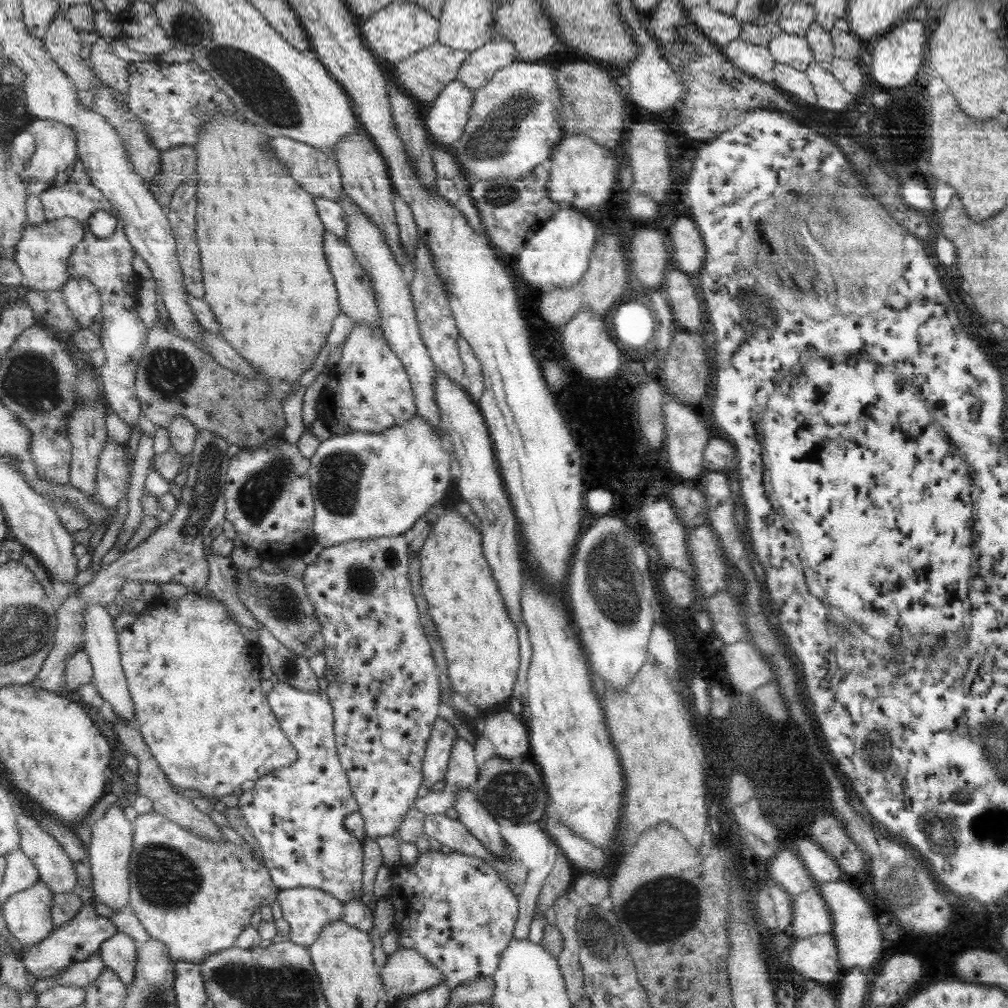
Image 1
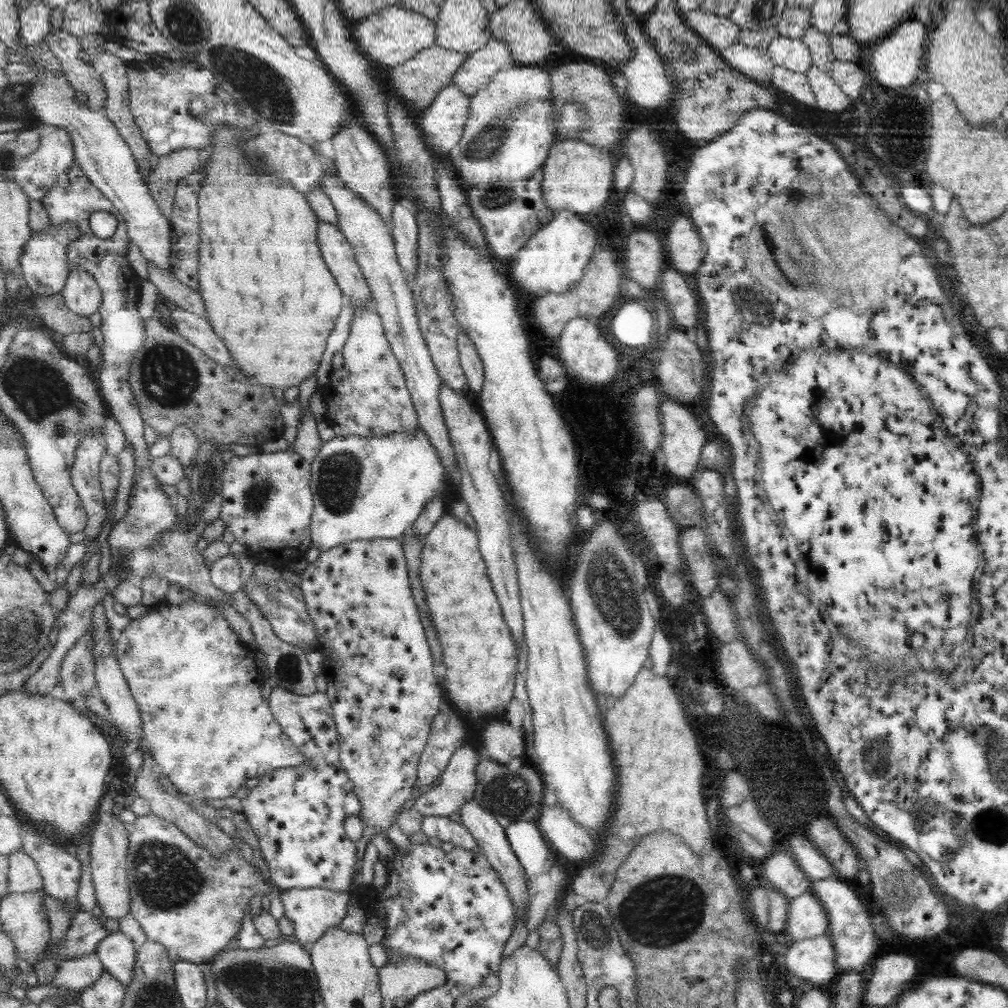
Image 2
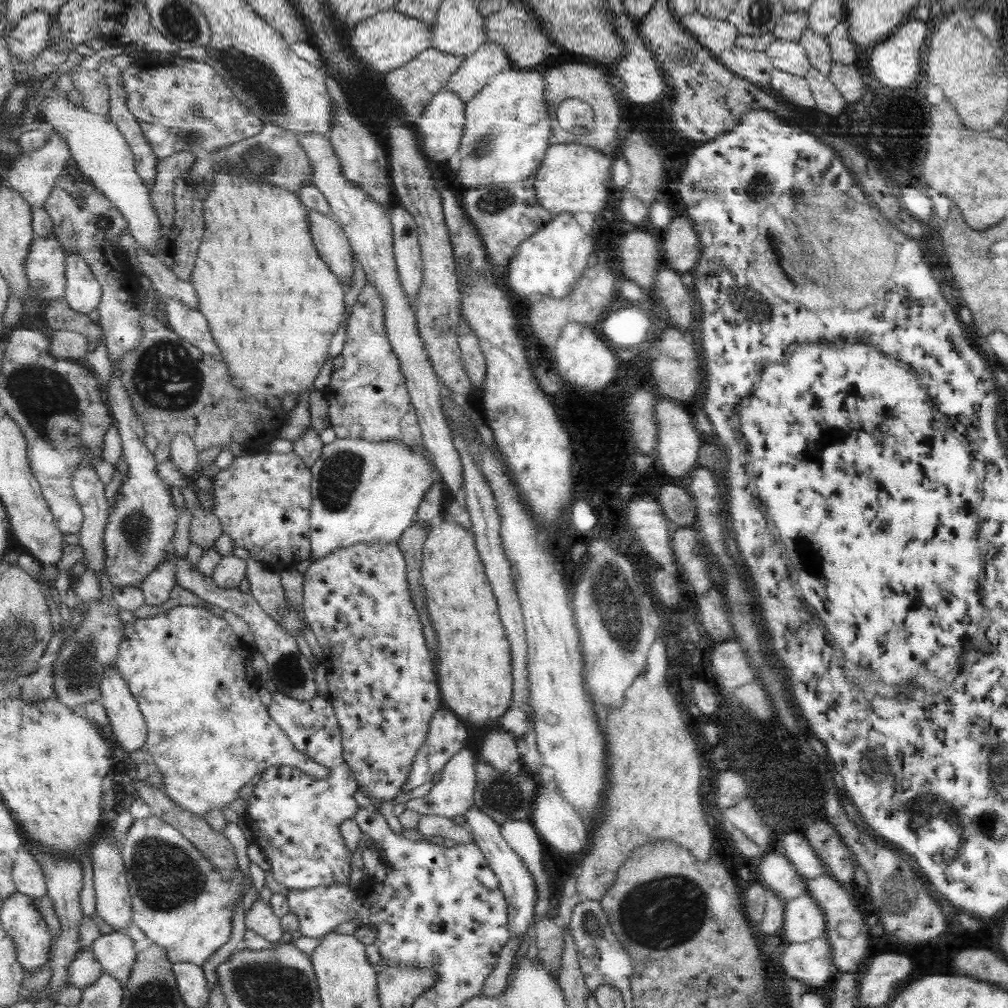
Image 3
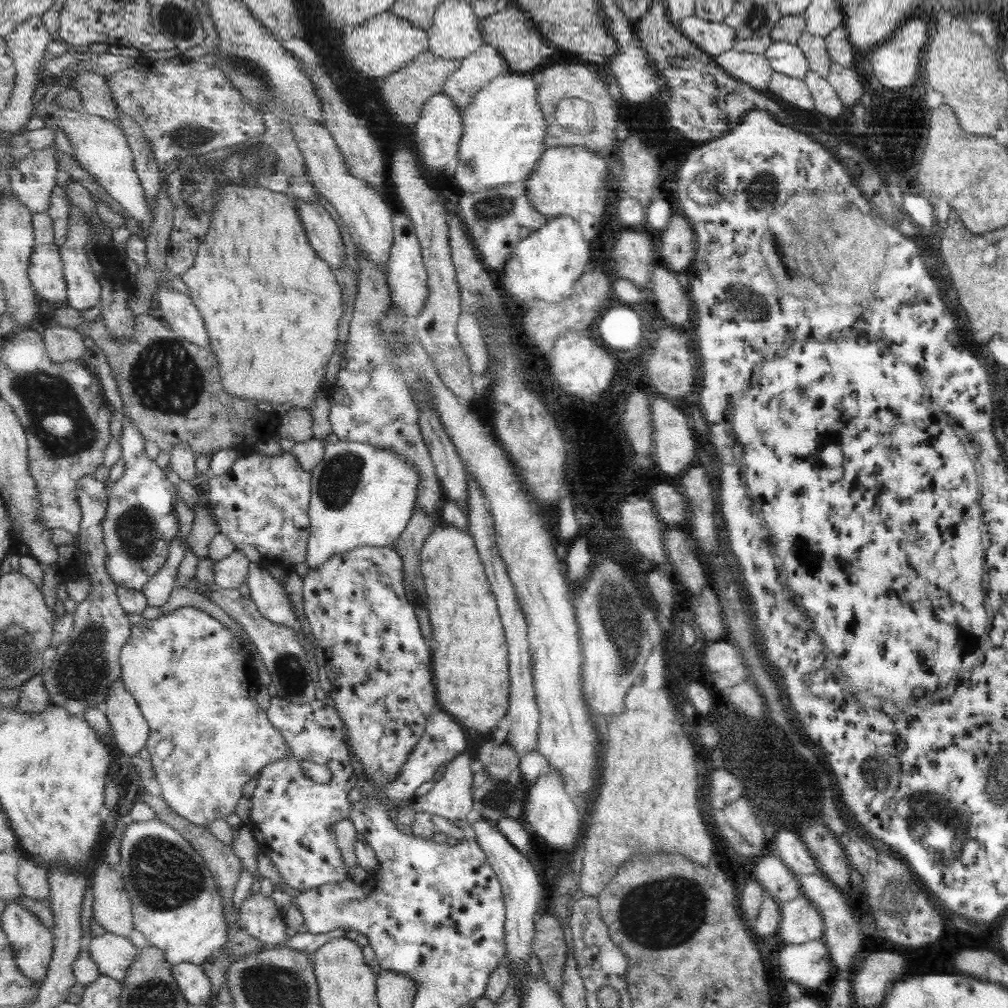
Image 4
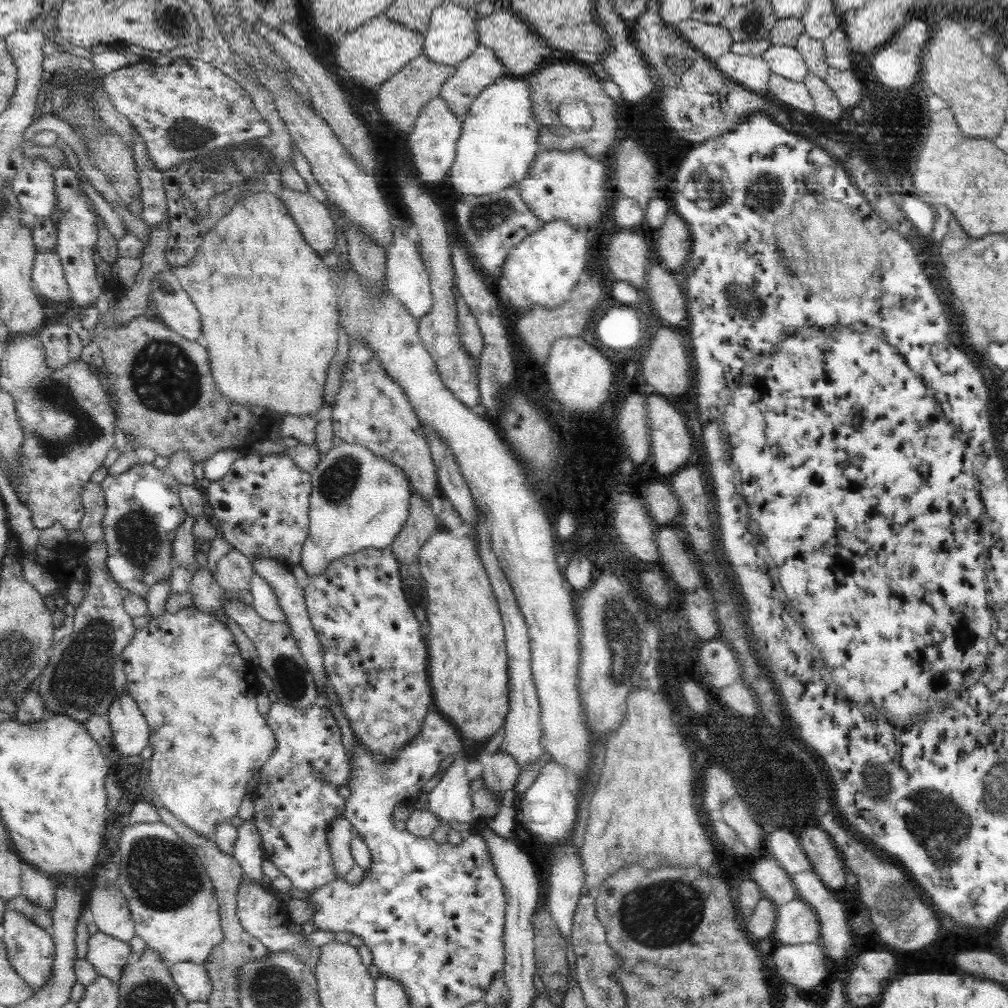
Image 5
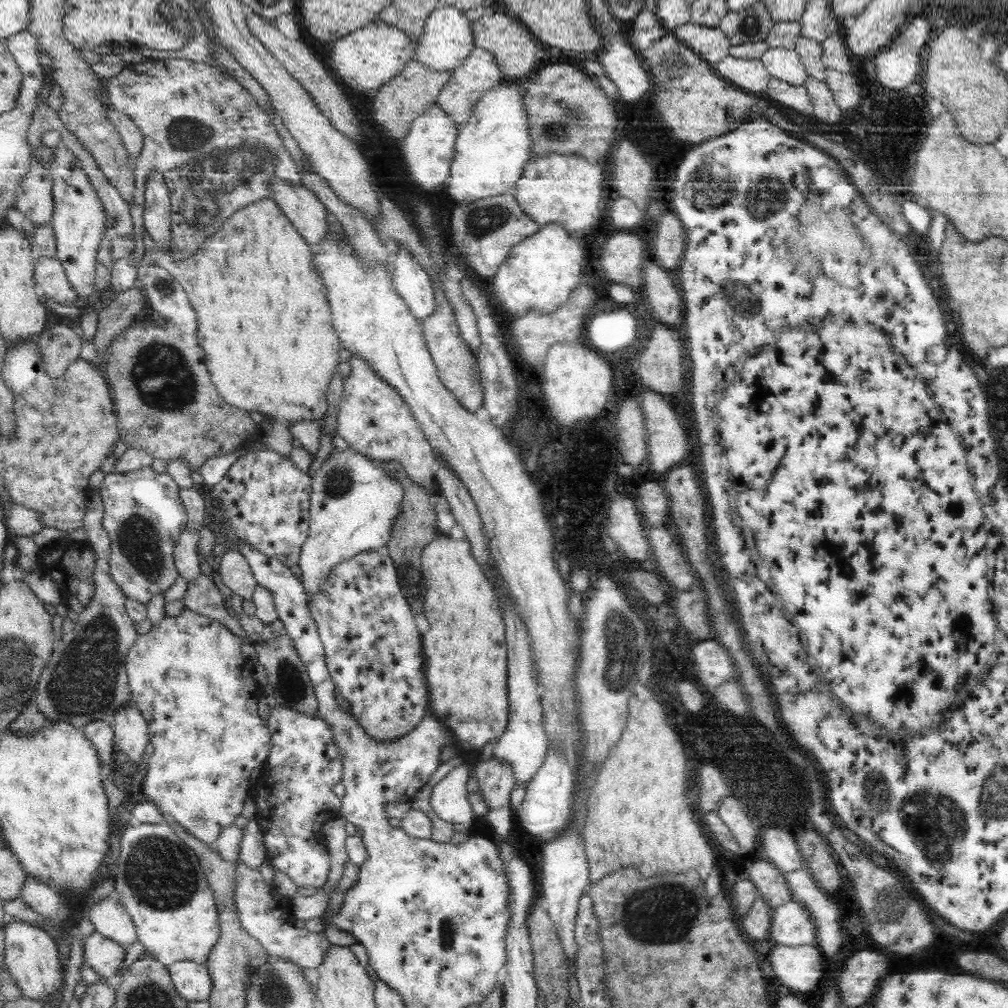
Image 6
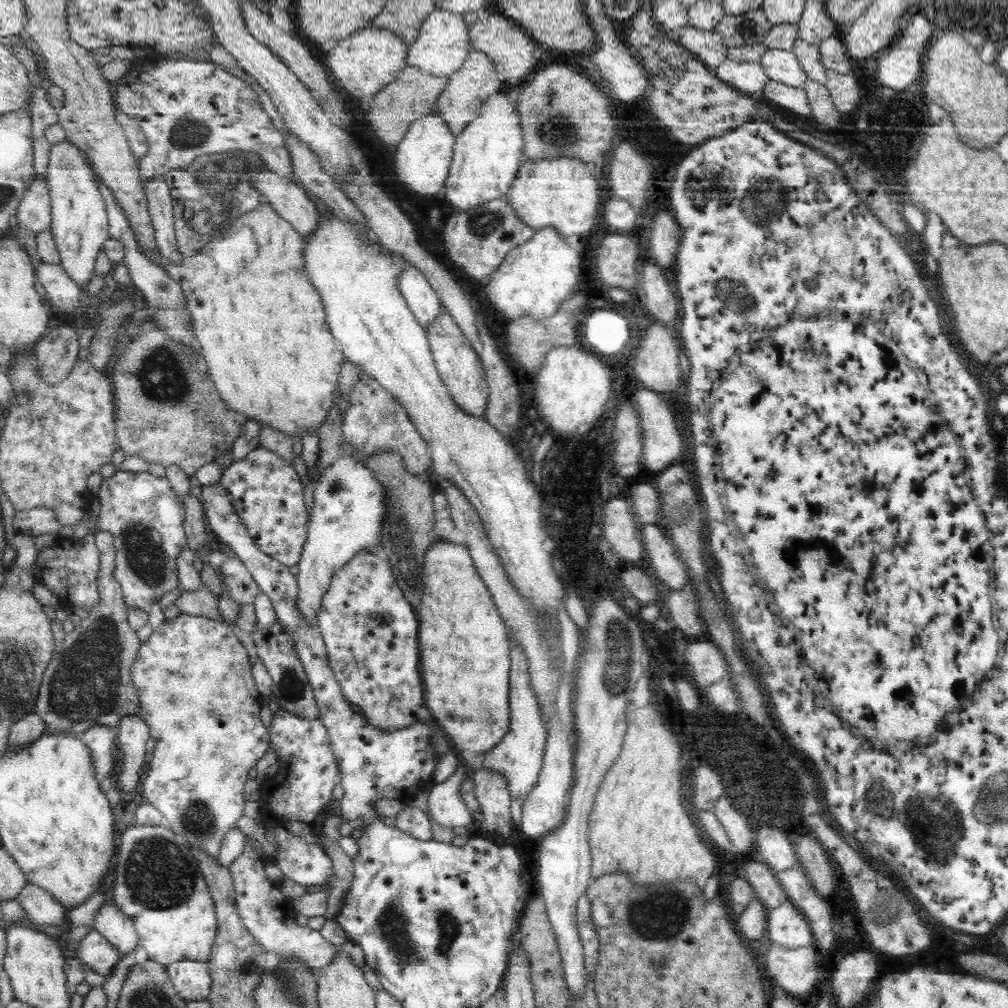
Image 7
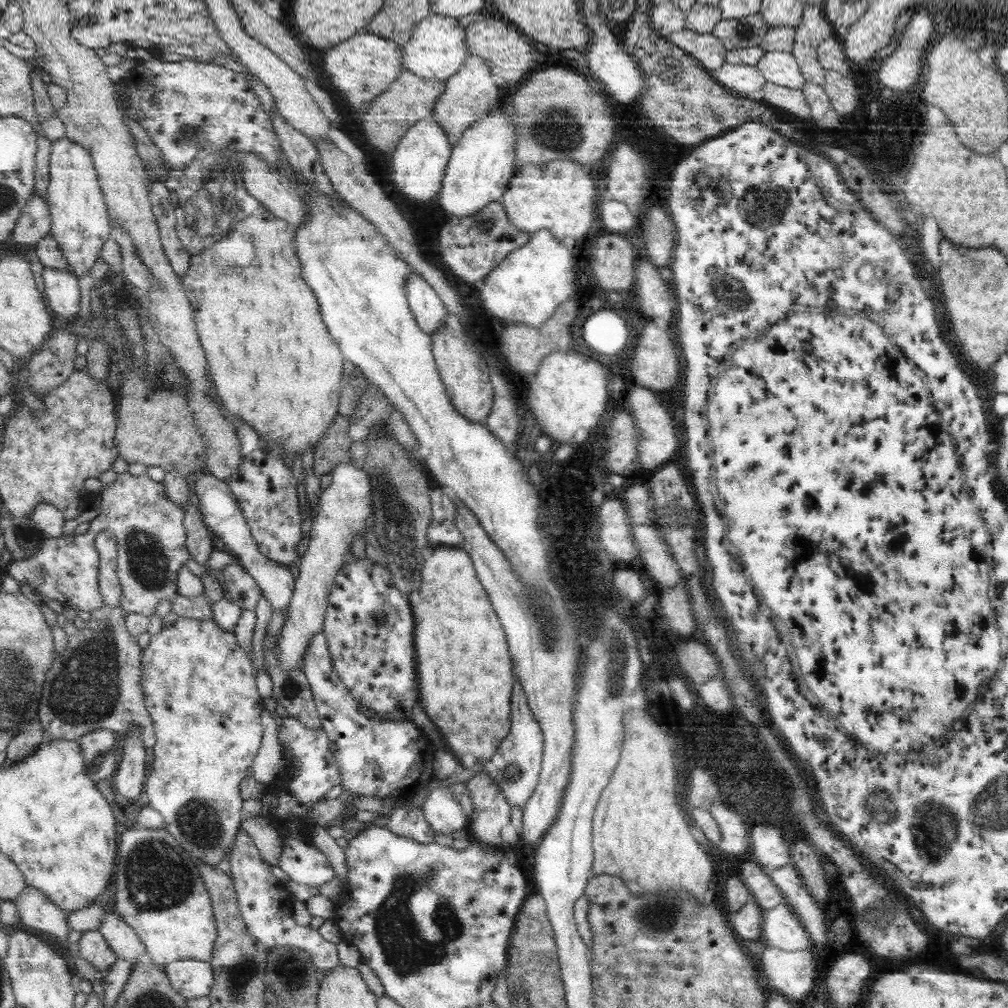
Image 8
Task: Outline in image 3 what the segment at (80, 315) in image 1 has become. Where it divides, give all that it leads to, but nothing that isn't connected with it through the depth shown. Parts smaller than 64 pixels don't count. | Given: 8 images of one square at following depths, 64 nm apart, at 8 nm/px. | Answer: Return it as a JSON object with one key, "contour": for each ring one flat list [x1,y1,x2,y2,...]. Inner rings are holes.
{"contour":[[67,254,67,284,66,299,69,306,81,314,89,314,98,310,103,298,102,283,96,278,90,264,79,254]]}

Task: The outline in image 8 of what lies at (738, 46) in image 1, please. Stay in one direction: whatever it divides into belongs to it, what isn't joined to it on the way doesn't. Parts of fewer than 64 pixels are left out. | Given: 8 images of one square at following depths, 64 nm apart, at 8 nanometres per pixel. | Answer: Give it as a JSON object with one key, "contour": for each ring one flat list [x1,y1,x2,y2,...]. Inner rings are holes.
{"contour":[[723,61,722,66,713,70,711,75,715,82,735,91,739,96,758,95,765,82,755,65,734,65,725,61]]}

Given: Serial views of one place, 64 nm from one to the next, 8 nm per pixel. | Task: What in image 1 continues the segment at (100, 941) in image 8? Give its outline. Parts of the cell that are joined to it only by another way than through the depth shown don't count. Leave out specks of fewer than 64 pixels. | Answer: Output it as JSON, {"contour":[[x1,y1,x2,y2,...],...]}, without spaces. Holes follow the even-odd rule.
{"contour":[[117,933,101,946,105,966,113,969,128,986,135,981,138,948,135,939,128,934]]}

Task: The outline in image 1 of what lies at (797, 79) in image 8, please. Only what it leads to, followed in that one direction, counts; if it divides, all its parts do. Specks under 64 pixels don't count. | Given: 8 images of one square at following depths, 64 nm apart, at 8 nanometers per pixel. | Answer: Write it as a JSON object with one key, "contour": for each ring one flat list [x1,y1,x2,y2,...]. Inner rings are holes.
{"contour":[[779,33,766,46,774,62,791,66,795,70,805,71,813,60,804,35]]}

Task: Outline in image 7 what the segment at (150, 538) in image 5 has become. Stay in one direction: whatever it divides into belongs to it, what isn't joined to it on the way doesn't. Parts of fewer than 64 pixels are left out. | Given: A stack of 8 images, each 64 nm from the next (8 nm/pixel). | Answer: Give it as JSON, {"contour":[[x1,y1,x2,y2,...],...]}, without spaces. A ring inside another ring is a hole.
{"contour":[[118,470,111,477,104,479,97,496,101,501,98,527,114,536,114,546,117,552,115,576,122,587,127,606,149,610,155,602,163,598,162,595,175,590,180,584,178,555,188,544,184,503,167,475,159,477,149,470,137,473]]}

